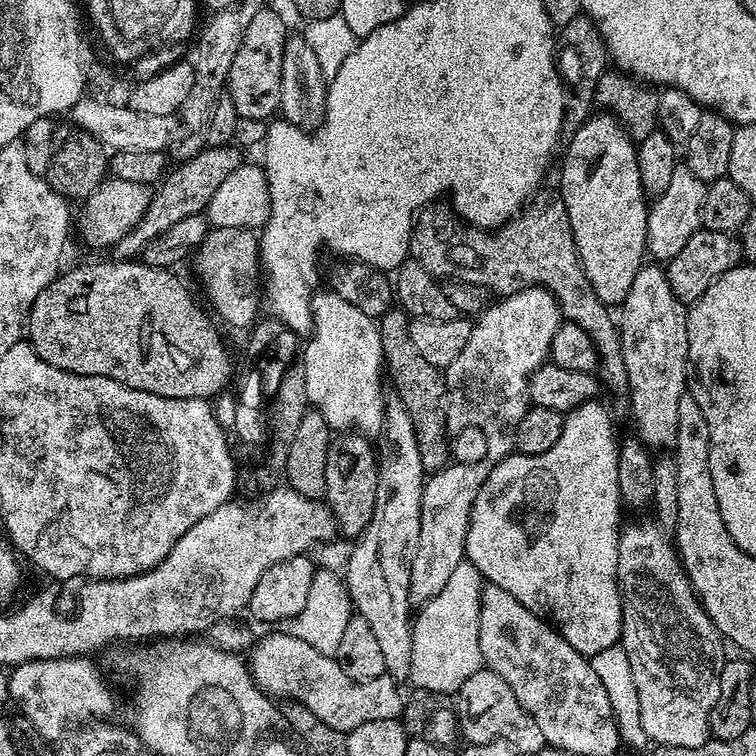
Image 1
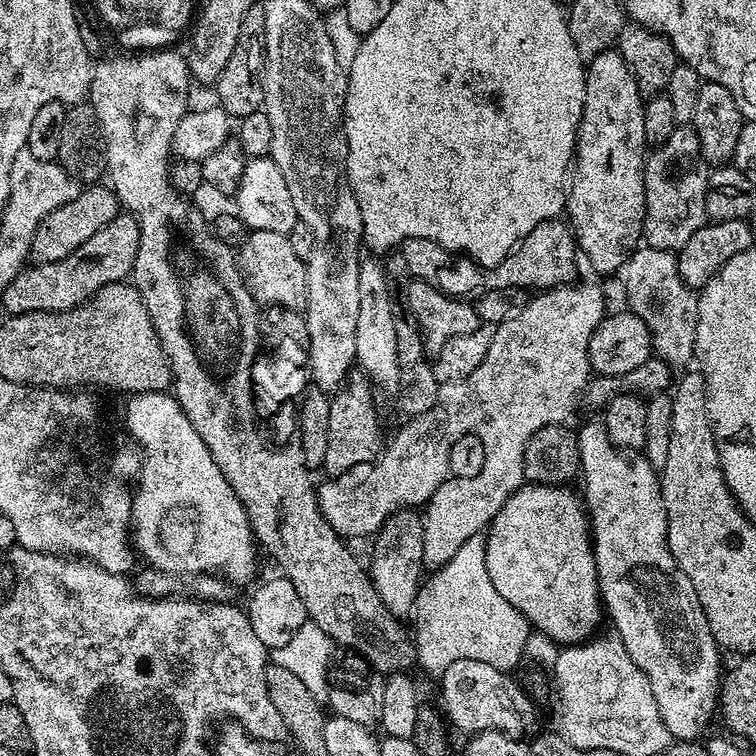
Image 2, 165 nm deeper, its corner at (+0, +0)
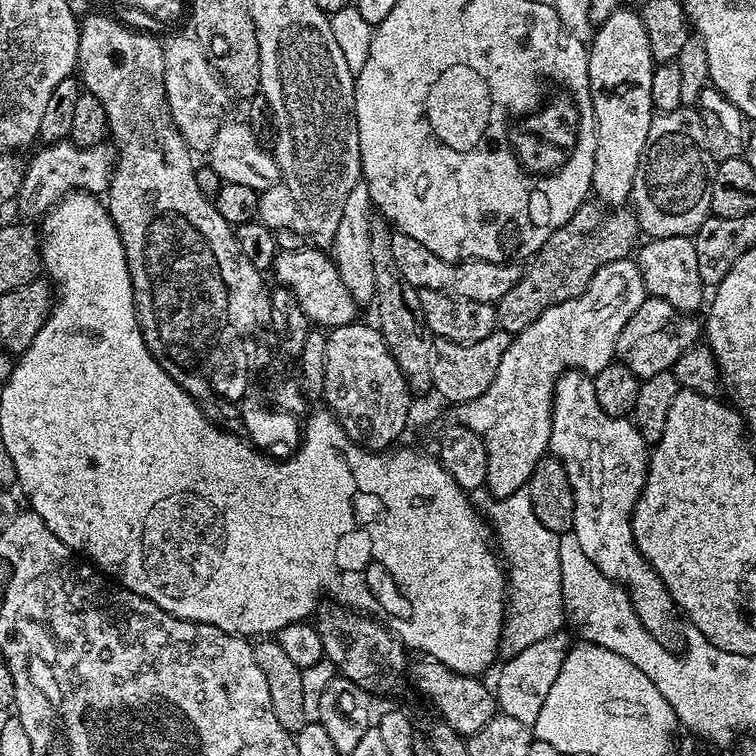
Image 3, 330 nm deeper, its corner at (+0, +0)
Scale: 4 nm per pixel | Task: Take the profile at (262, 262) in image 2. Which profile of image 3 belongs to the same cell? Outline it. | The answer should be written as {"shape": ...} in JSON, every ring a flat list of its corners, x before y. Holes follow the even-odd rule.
{"shape":[[305,246,289,252,277,251,271,271,276,272,275,283,281,288,289,288,294,298,298,298,306,318,313,325,331,330,346,326,357,319,357,302,350,298,350,290,346,290,346,282,342,282,336,264,327,251,315,246]]}

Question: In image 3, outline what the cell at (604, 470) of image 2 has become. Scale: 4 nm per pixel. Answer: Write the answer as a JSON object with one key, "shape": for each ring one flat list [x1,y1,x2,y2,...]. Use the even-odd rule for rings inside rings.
{"shape":[[575,370,563,372,556,383,556,393,552,399,552,425,548,446,551,455,562,462,574,494,571,532,577,536,579,545,583,547,587,557,602,570,602,574,616,580,625,588,642,626,646,626,646,630,650,630,656,636,663,637,664,632,670,631,675,626,678,609,671,594,666,590,662,578,658,578,658,574,638,550,632,537,632,511,644,492,650,446,644,441,642,434,638,434,636,425,631,419,611,416,606,414,606,410,602,410,602,406,598,406,598,394,594,394,592,376]]}

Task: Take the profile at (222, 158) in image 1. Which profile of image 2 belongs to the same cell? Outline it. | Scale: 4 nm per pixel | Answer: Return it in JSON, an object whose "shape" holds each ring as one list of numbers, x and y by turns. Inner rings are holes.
{"shape":[[118,214,94,238,86,238,74,254,66,254,58,262,33,263,18,273,2,298,5,313,18,316,27,312,69,312,91,300,102,286,127,281,139,249,140,231,135,216]]}

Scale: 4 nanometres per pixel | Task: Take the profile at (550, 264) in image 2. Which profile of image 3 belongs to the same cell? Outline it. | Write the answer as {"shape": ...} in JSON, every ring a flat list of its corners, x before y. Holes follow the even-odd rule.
{"shape":[[393,231,390,251,394,253,394,262,398,262,398,270,402,278,411,288,417,290,438,290,448,296,454,296,457,300,469,300,470,302,486,302,495,304,500,301,502,294,510,290,520,281,522,268,519,263,495,264,489,260,462,260,453,263,451,260,443,260,434,255,422,242,410,238,410,234,402,234]]}

